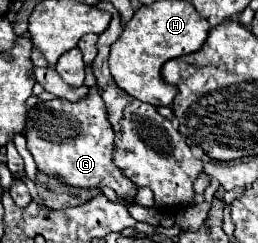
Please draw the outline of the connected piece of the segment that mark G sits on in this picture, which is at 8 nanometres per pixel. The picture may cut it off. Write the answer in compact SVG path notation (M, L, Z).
M93 87L93 91L77 103L71 103L67 99L37 101L37 105L27 113L25 137L27 149L31 151L37 169L47 177L57 179L61 185L77 189L109 187L129 203L135 201L137 185L131 179L125 179L125 175L121 175L121 169L113 163L115 131L109 123L105 103L97 87Z

